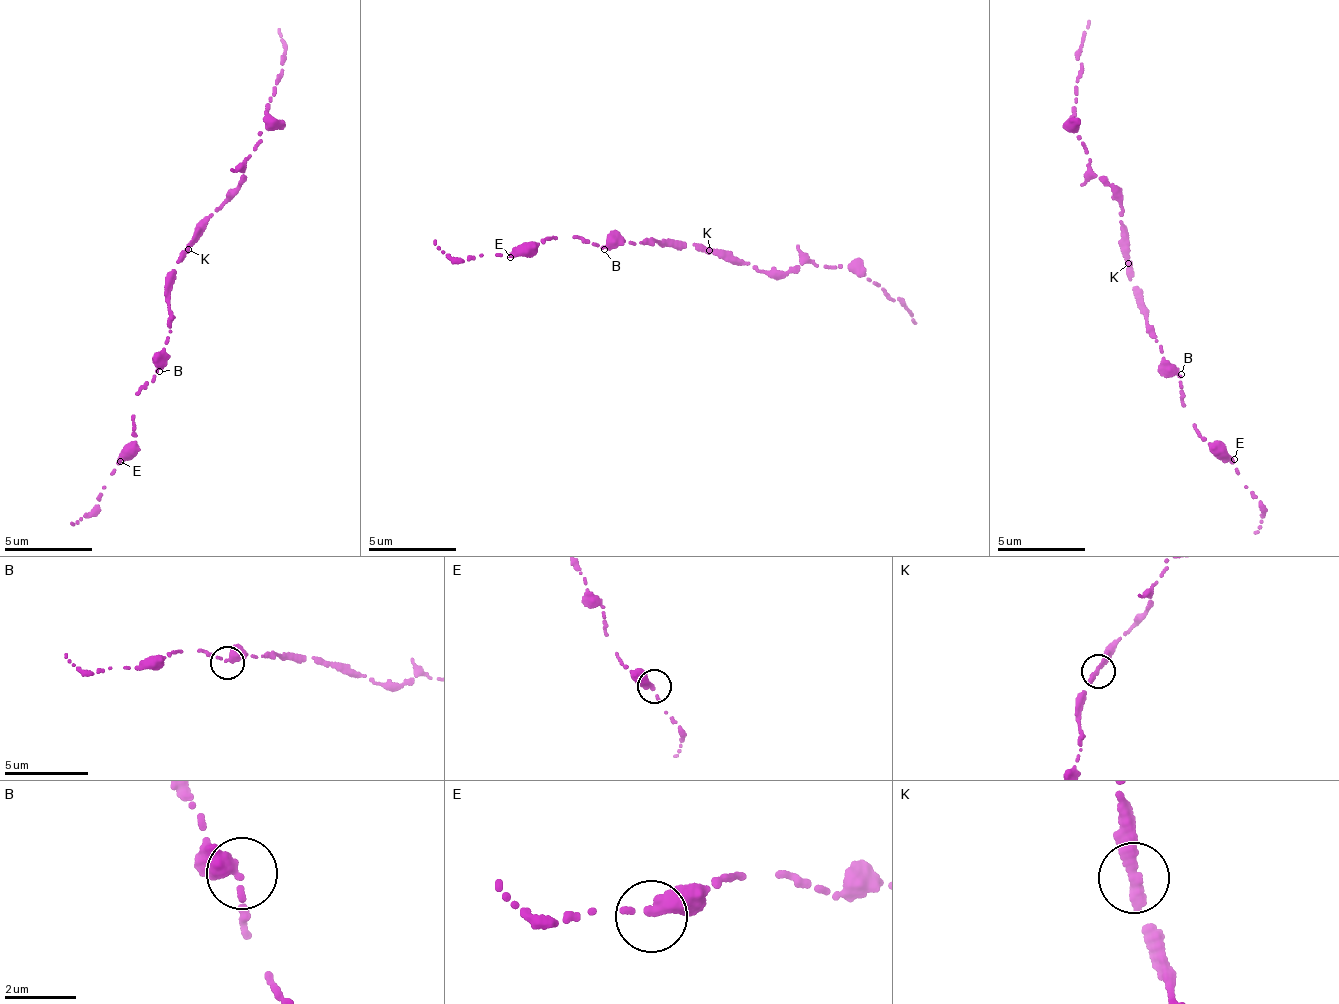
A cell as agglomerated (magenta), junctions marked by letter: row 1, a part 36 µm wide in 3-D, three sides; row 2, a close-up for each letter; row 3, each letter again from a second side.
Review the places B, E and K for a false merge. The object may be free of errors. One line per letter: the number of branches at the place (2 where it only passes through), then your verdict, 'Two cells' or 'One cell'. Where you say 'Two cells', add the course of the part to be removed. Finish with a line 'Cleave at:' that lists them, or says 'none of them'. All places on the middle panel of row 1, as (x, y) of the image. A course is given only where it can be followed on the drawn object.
B: Branches: 2. One cell
E: Branches: 1. One cell
K: Branches: 2. One cell
Cleave at: none of them

